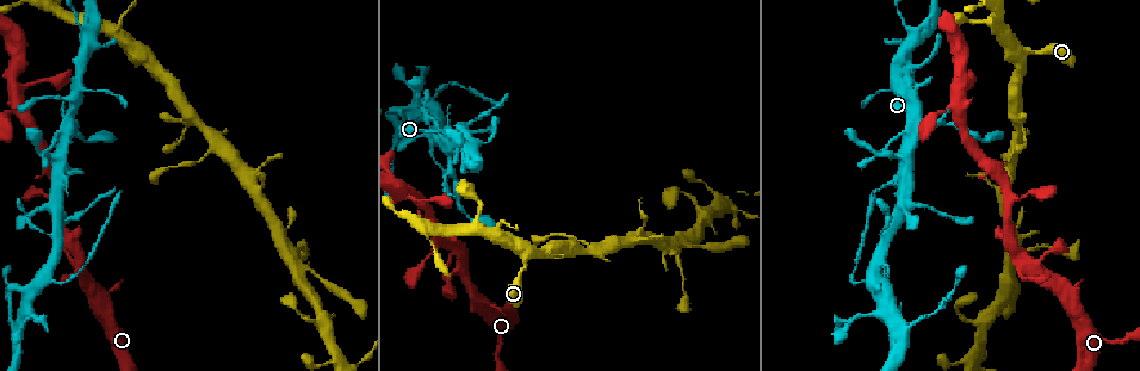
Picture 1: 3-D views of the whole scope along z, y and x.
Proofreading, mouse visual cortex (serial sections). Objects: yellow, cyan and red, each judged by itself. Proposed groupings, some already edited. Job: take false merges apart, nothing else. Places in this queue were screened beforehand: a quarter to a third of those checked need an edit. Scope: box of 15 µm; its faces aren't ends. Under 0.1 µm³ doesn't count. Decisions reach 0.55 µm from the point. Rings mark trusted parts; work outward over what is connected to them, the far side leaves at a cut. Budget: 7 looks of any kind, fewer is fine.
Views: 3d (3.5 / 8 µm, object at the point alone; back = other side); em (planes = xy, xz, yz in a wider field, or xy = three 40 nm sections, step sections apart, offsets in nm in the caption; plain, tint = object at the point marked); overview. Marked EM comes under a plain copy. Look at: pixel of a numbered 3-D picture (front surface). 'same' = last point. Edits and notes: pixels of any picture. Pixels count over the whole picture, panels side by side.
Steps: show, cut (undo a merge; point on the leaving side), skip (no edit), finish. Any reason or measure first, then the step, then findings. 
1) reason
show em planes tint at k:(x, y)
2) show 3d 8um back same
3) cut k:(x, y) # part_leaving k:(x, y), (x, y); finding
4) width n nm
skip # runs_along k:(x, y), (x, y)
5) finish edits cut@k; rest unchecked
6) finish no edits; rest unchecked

abrupt turn
show 3d 3.5um at 1:(914, 120)

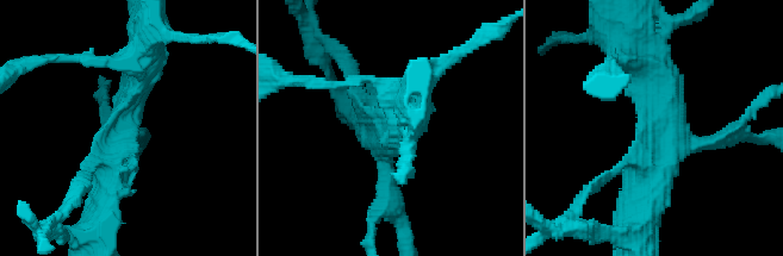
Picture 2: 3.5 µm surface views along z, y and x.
arms 3; arm_widths 200, 450, 500 nm; now the EM
show em xy step 3 tint at 2:(388, 134)

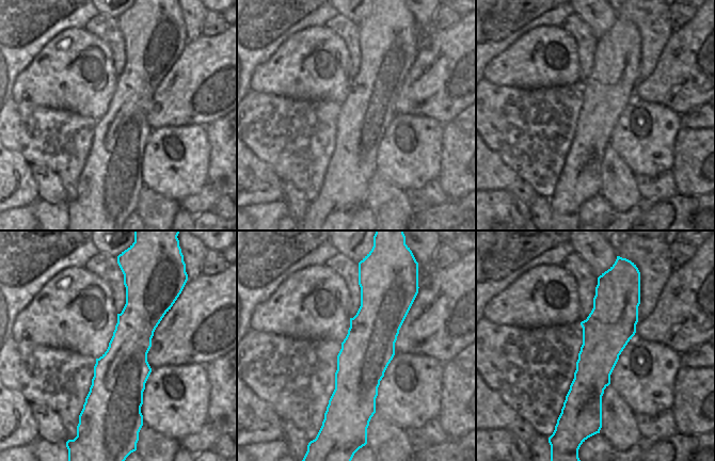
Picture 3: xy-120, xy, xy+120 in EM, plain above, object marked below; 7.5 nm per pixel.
skip # continuous, no second cell

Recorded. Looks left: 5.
sudden change in width
show 3d 3.5um at 1:(855, 283)

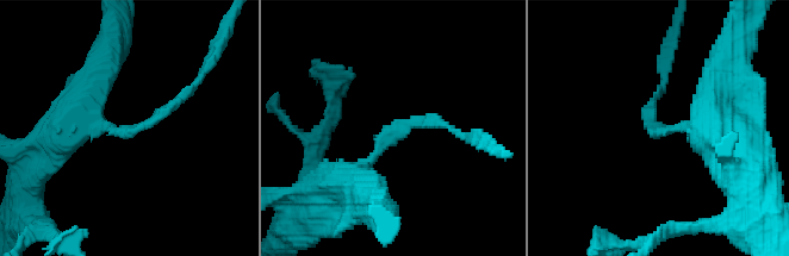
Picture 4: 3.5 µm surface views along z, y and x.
arm_widths 150, 400 nm; need the tissue
show em xy step 5 tint at 4:(668, 130)

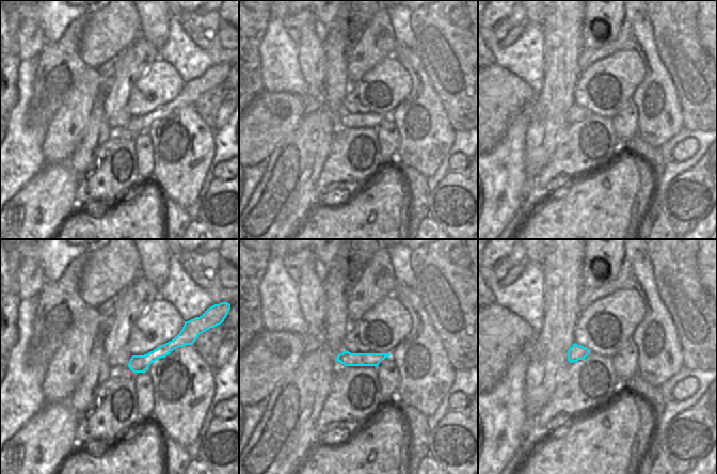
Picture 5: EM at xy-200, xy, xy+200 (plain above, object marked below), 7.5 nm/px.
width 110 nm
cut 4:(411, 123) # part_leaving 4:(380, 142), (412, 120), (439, 120), (464, 136); two cells meet here

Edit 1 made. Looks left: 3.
finish edits cut@4; rest unchecked

